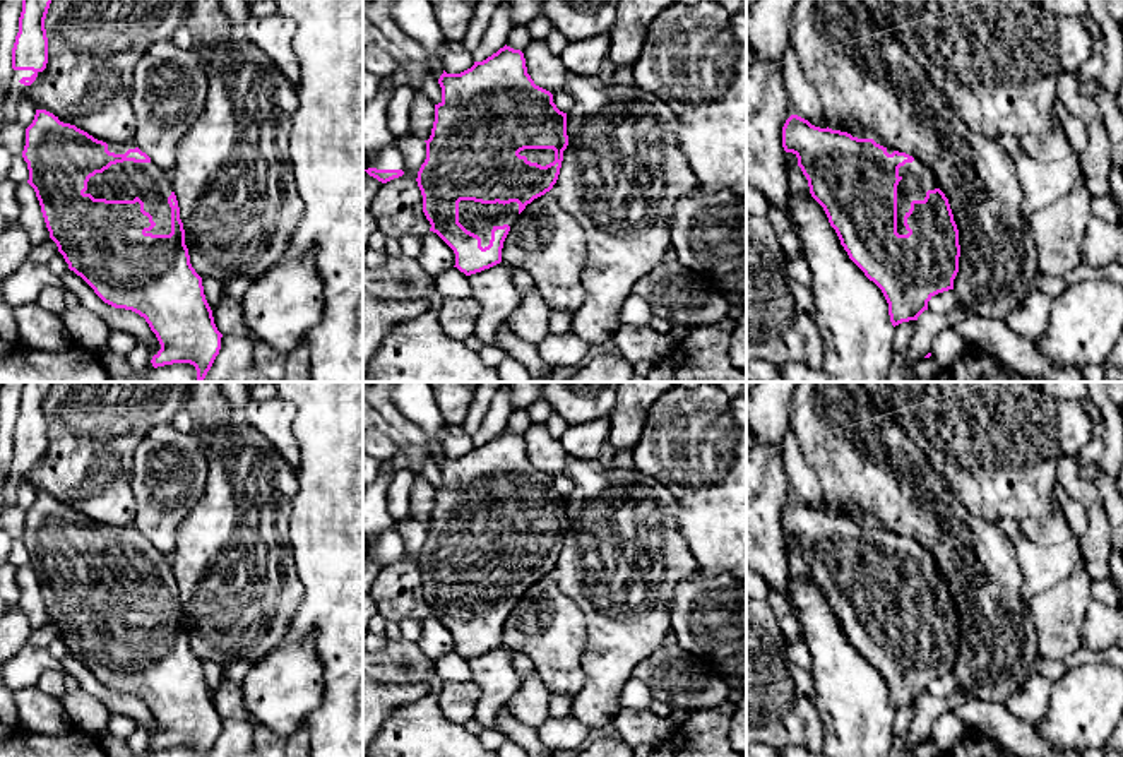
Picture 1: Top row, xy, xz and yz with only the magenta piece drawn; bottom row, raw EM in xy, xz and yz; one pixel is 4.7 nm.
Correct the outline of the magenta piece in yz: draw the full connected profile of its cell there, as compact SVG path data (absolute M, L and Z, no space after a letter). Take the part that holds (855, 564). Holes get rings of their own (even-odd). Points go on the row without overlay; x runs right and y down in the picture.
M791 498L782 531L798 541L811 581L823 591L849 642L873 665L888 687L892 709L918 704L928 685L954 673L959 656L959 613L931 553L906 536L887 536L873 522L820 512Z

